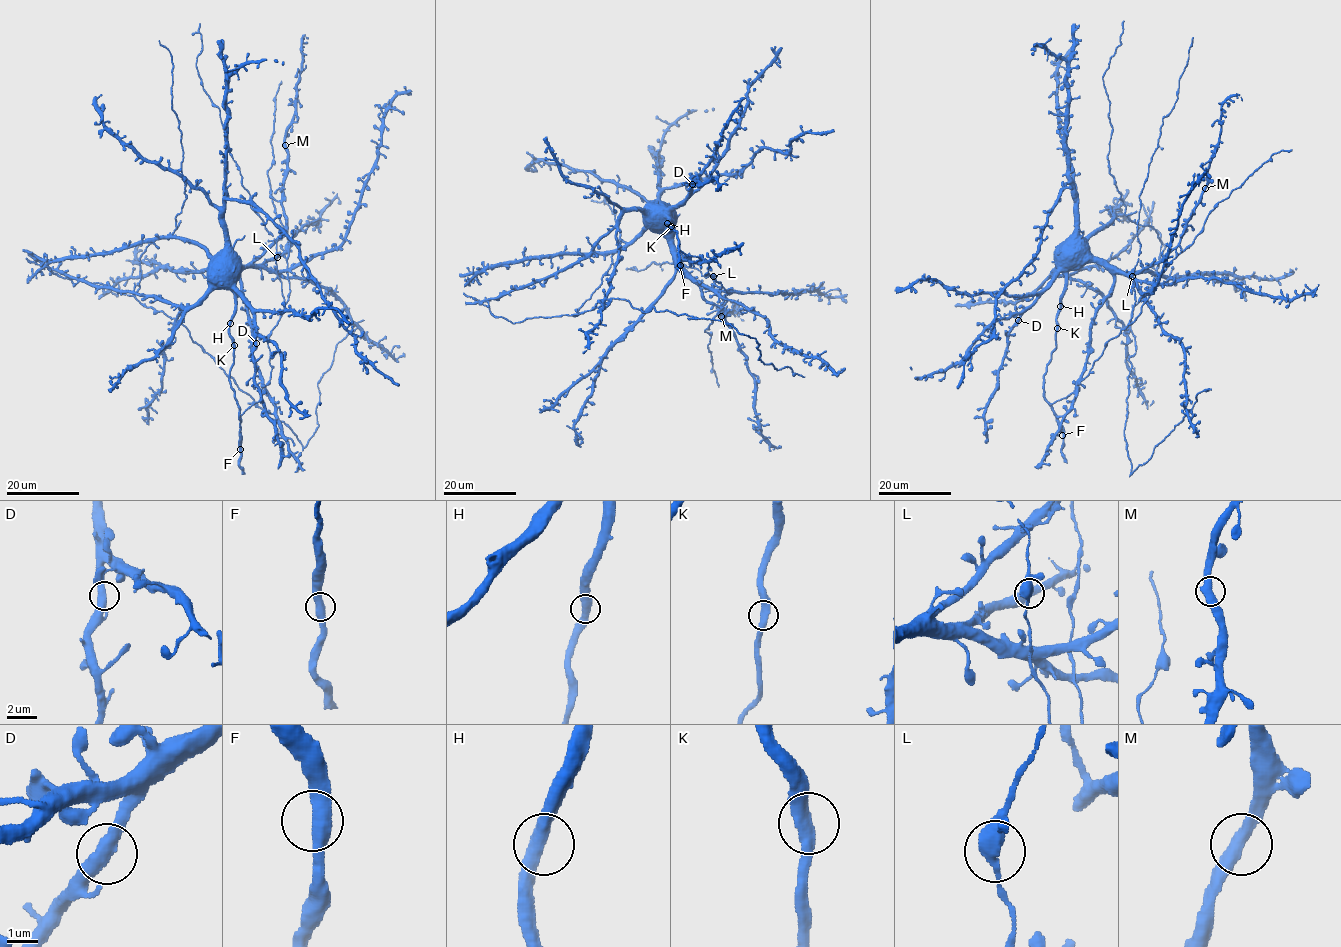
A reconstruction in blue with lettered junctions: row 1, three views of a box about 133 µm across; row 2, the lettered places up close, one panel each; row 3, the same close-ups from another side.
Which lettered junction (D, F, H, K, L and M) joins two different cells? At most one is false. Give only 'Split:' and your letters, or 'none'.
Split: none

